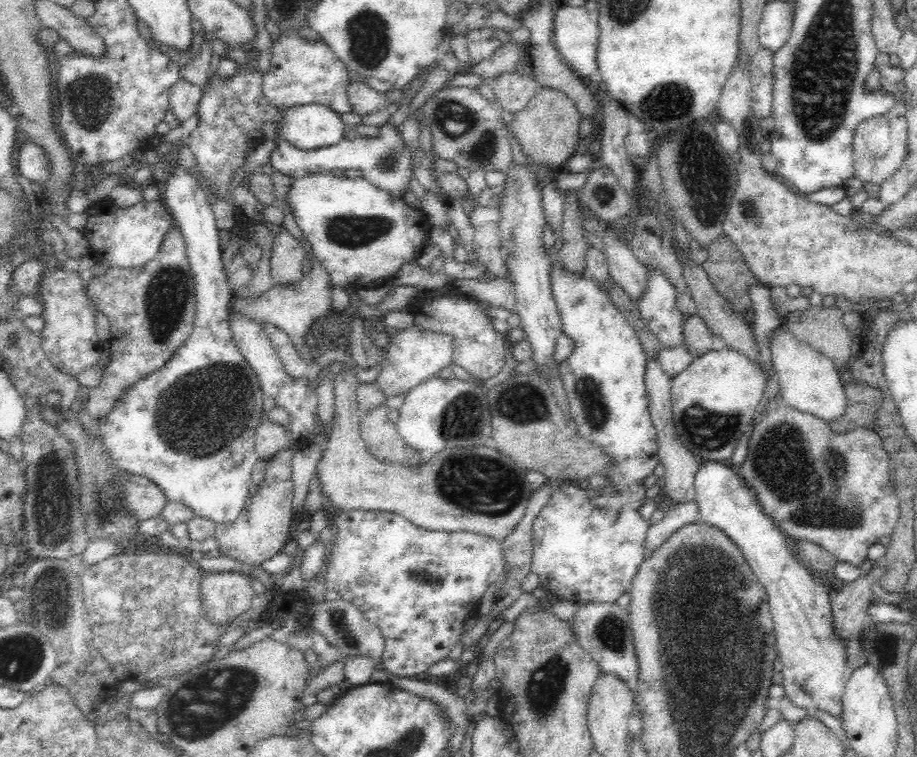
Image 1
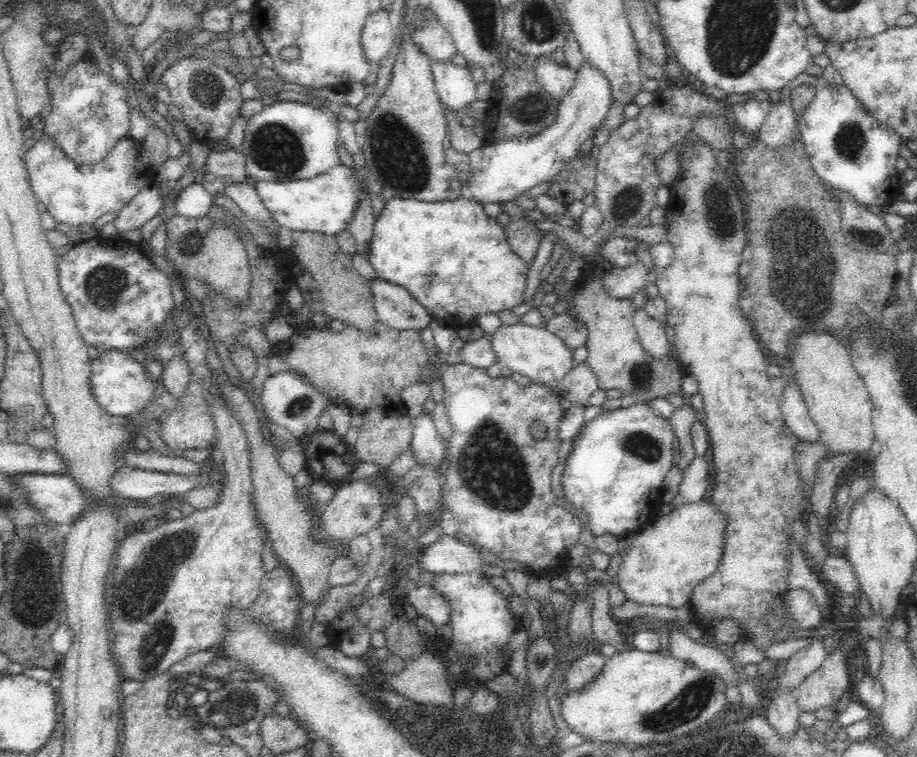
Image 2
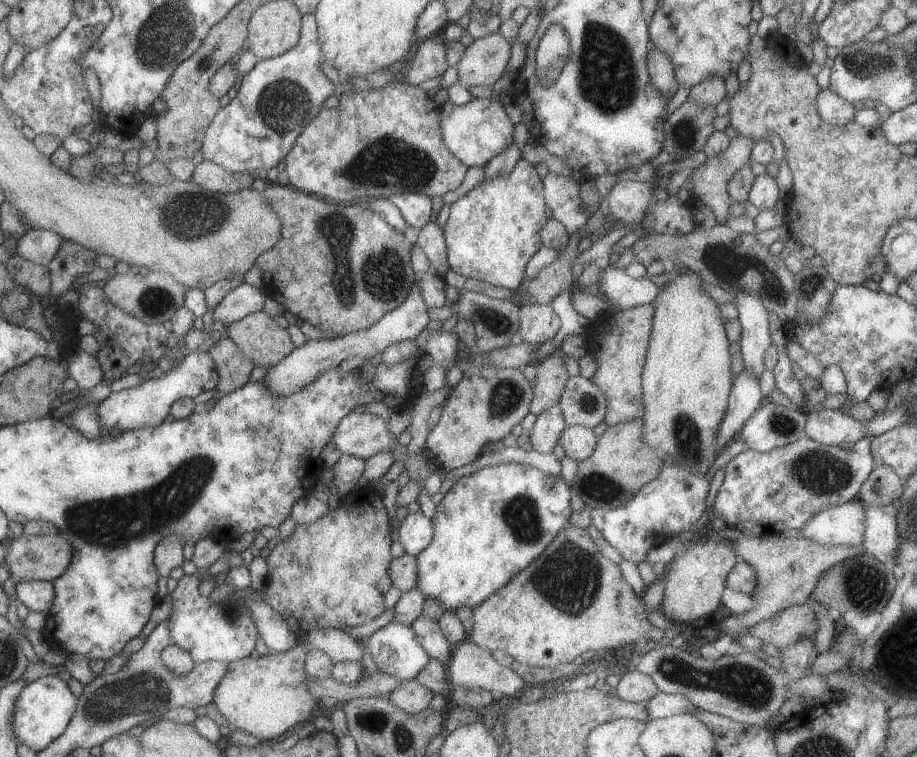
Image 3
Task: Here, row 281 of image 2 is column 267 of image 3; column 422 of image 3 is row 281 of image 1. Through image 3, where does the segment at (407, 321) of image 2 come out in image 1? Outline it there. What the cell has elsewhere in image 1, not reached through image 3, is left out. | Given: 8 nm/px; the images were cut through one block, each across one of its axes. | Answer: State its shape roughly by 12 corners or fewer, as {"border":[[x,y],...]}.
{"border":[[314,258],[296,286],[252,299],[233,295],[229,316],[274,324],[300,357],[313,321],[333,309],[325,269]]}

